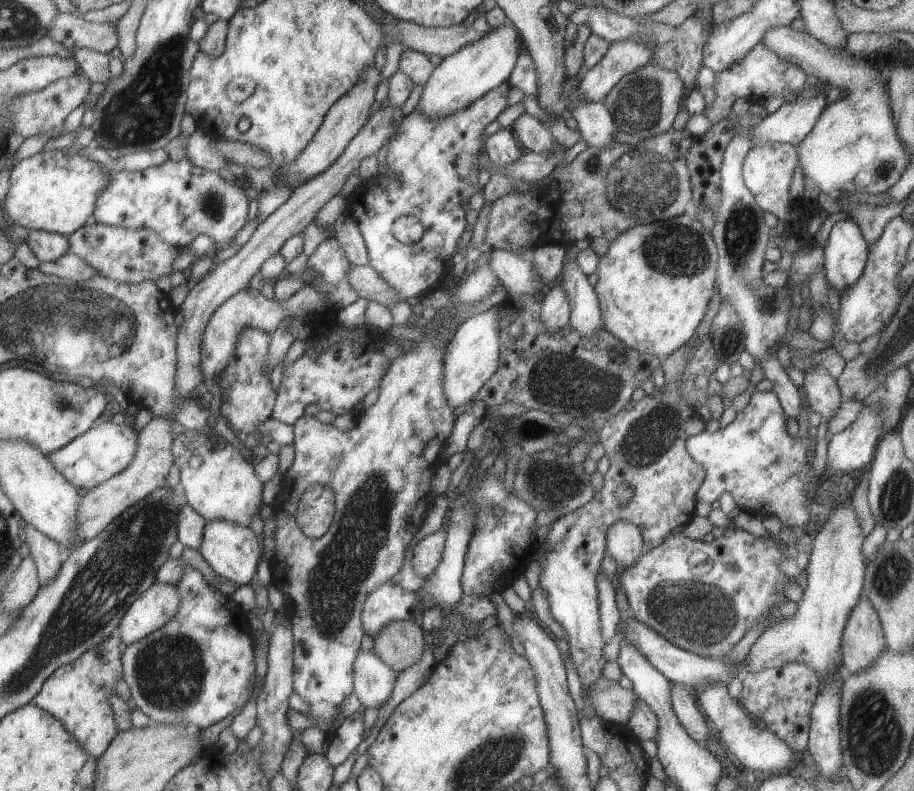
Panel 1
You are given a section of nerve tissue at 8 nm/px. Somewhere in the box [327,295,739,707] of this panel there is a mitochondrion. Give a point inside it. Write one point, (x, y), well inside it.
(648, 440)

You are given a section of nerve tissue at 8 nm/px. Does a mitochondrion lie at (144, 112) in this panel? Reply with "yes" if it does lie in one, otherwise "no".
yes

